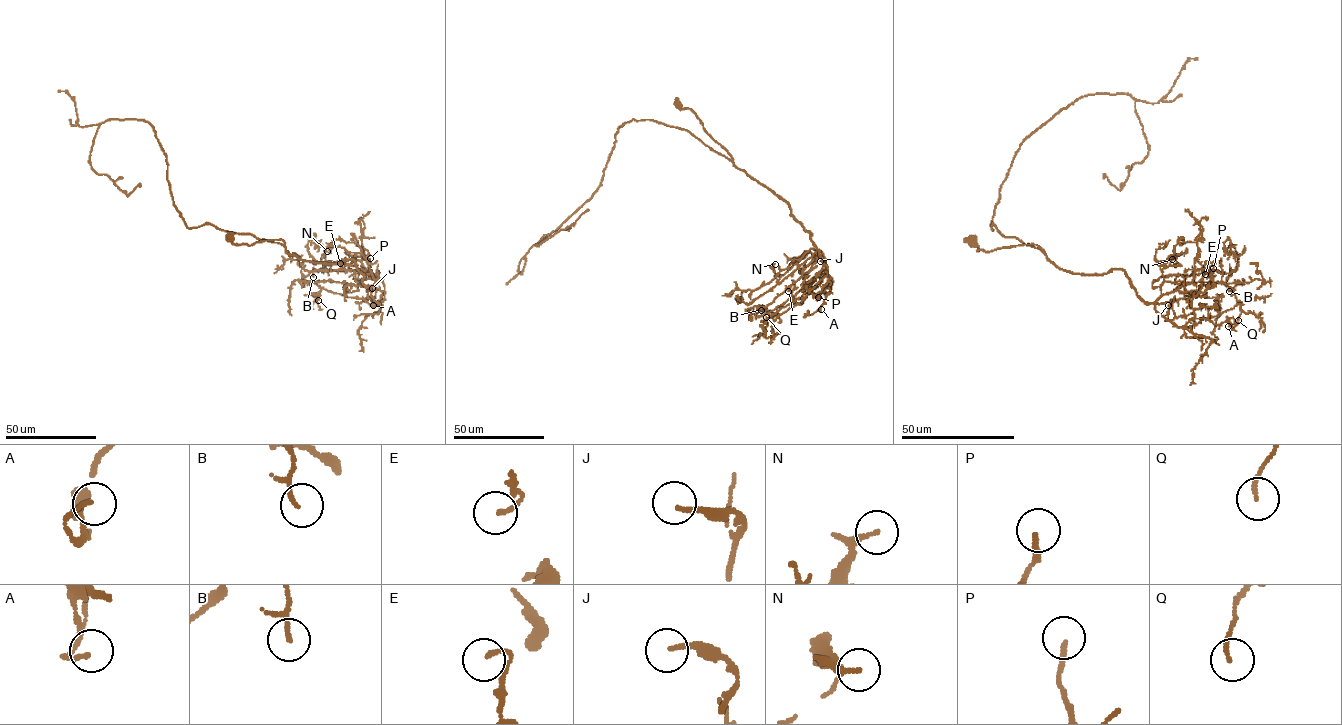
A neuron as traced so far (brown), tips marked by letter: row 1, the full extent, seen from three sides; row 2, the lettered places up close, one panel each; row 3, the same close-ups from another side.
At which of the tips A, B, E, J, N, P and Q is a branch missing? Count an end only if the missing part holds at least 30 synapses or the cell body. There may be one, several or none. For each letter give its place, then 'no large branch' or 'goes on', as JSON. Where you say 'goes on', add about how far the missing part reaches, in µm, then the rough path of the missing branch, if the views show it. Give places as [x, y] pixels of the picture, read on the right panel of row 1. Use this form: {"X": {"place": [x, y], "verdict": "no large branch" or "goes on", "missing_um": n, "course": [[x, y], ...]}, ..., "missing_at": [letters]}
{"A": {"place": [1228, 326], "verdict": "no large branch"}, "B": {"place": [1229, 291], "verdict": "no large branch"}, "E": {"place": [1205, 274], "verdict": "no large branch"}, "J": {"place": [1168, 305], "verdict": "goes on", "missing_um": 40, "course": [[1168, 305], [1182, 315], [1193, 341], [1190, 345], [1185, 345], [1180, 339], [1174, 343]]}, "N": {"place": [1172, 259], "verdict": "no large branch"}, "P": {"place": [1213, 268], "verdict": "no large branch"}, "Q": {"place": [1238, 320], "verdict": "no large branch"}, "missing_at": ["J"]}

